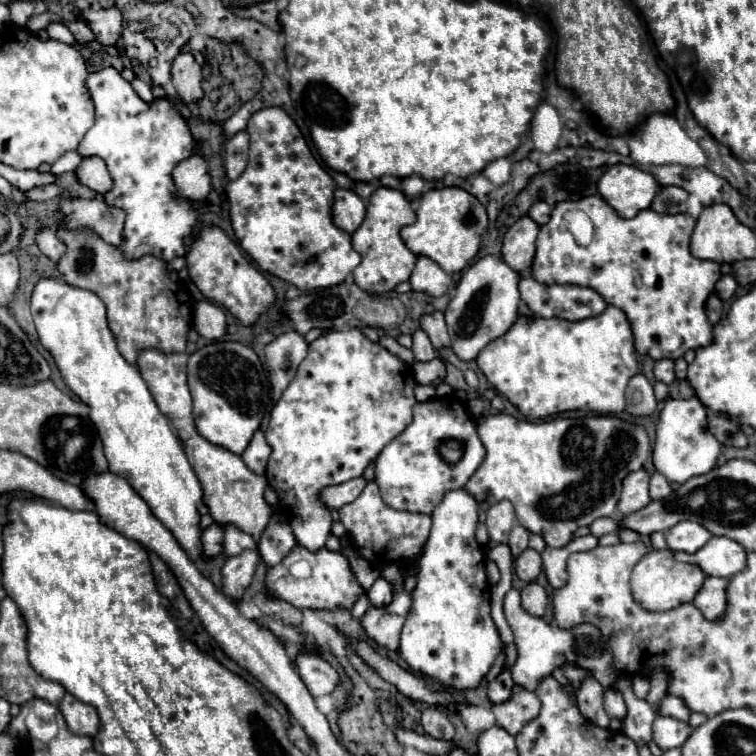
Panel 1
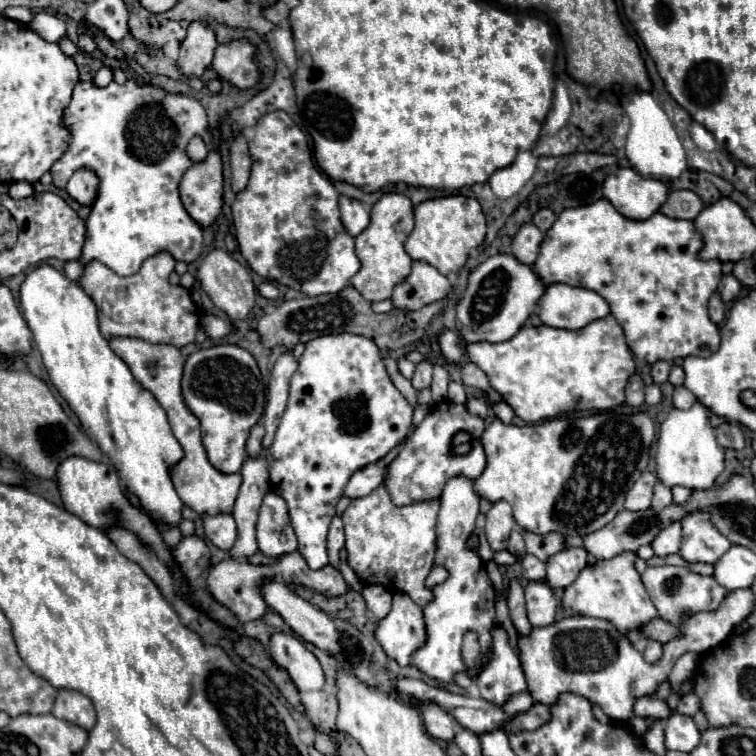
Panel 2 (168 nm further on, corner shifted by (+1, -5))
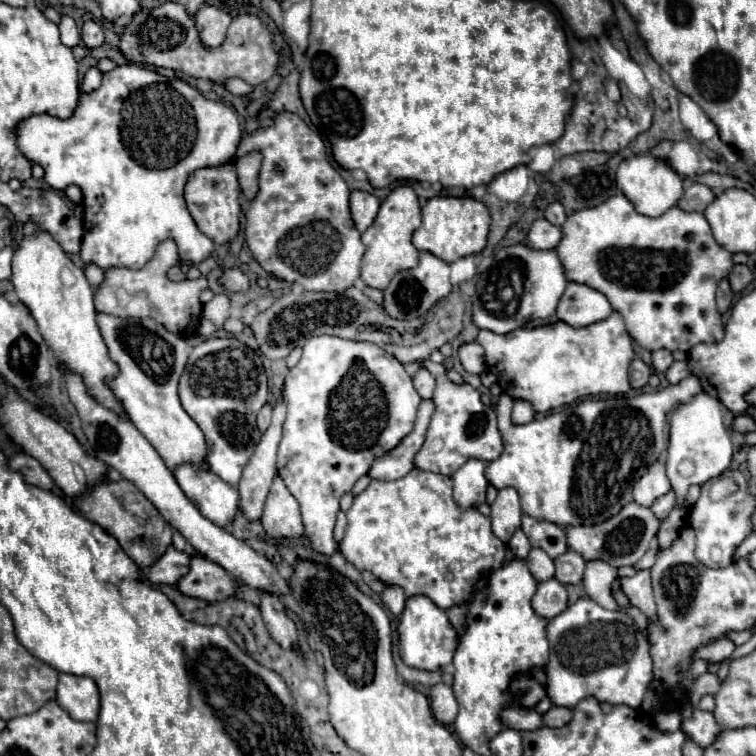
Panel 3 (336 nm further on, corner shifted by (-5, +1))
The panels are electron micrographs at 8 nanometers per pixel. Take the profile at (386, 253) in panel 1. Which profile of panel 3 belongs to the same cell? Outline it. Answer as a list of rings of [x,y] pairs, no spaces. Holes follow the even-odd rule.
[[[398,186],[382,202],[374,224],[362,234],[362,242],[366,246],[366,252],[362,256],[362,280],[368,286],[384,290],[396,272],[414,268],[418,264],[418,250],[412,244],[412,234],[418,226],[420,226],[418,196],[410,186]]]

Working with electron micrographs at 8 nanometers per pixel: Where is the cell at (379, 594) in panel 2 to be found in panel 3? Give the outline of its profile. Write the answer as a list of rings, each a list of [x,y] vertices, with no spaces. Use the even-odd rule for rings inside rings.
[[[386,586],[384,592],[382,592],[382,602],[388,606],[388,610],[390,610],[392,614],[398,616],[398,614],[402,614],[402,610],[404,610],[406,596],[404,596],[402,588],[398,588],[398,586]]]

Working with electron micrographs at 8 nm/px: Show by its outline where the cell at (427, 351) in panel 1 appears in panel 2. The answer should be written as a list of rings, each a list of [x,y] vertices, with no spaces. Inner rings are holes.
[[[428,360],[424,362],[418,362],[416,364],[416,370],[414,370],[414,376],[412,376],[412,384],[416,390],[422,390],[426,386],[430,386],[432,382],[432,364]]]

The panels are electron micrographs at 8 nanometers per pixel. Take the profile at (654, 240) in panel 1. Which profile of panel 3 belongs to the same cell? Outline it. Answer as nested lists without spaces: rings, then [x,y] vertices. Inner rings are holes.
[[[616,194],[612,198],[608,198],[604,204],[600,206],[594,206],[594,208],[584,208],[580,212],[574,212],[572,216],[566,218],[566,222],[562,224],[562,242],[558,244],[556,248],[564,268],[566,268],[566,278],[570,282],[578,282],[578,284],[586,284],[598,292],[602,292],[608,300],[610,300],[610,306],[622,314],[624,322],[626,322],[626,330],[628,334],[640,344],[644,346],[646,350],[658,350],[658,348],[666,348],[666,350],[684,350],[688,352],[692,346],[700,344],[700,342],[718,342],[722,340],[724,336],[724,326],[722,326],[722,316],[716,308],[716,288],[718,288],[718,282],[722,278],[726,278],[734,266],[732,262],[732,254],[726,252],[726,248],[722,248],[720,244],[716,244],[716,240],[712,238],[712,232],[710,232],[710,226],[704,218],[704,214],[700,212],[682,212],[678,206],[670,208],[666,214],[658,216],[658,218],[648,218],[648,216],[642,216],[634,210],[632,202],[624,196],[624,194]]]

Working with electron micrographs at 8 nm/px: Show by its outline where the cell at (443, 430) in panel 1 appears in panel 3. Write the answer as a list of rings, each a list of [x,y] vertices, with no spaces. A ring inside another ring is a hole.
[[[426,360],[422,362],[422,366],[428,368],[432,374],[436,374],[436,392],[432,398],[436,404],[436,410],[432,414],[426,442],[422,450],[416,454],[416,468],[452,476],[470,458],[478,458],[486,462],[496,460],[502,454],[502,436],[496,426],[494,408],[482,404],[480,394],[470,384],[450,382],[444,376],[446,368],[442,364],[434,364]]]

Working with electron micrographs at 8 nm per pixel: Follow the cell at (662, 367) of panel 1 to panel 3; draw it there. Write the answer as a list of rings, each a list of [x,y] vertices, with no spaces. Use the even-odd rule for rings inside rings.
[[[660,348],[660,350],[654,350],[654,352],[652,352],[652,364],[654,364],[654,368],[656,368],[658,372],[666,372],[672,362],[674,362],[672,352],[666,350],[666,348]]]

